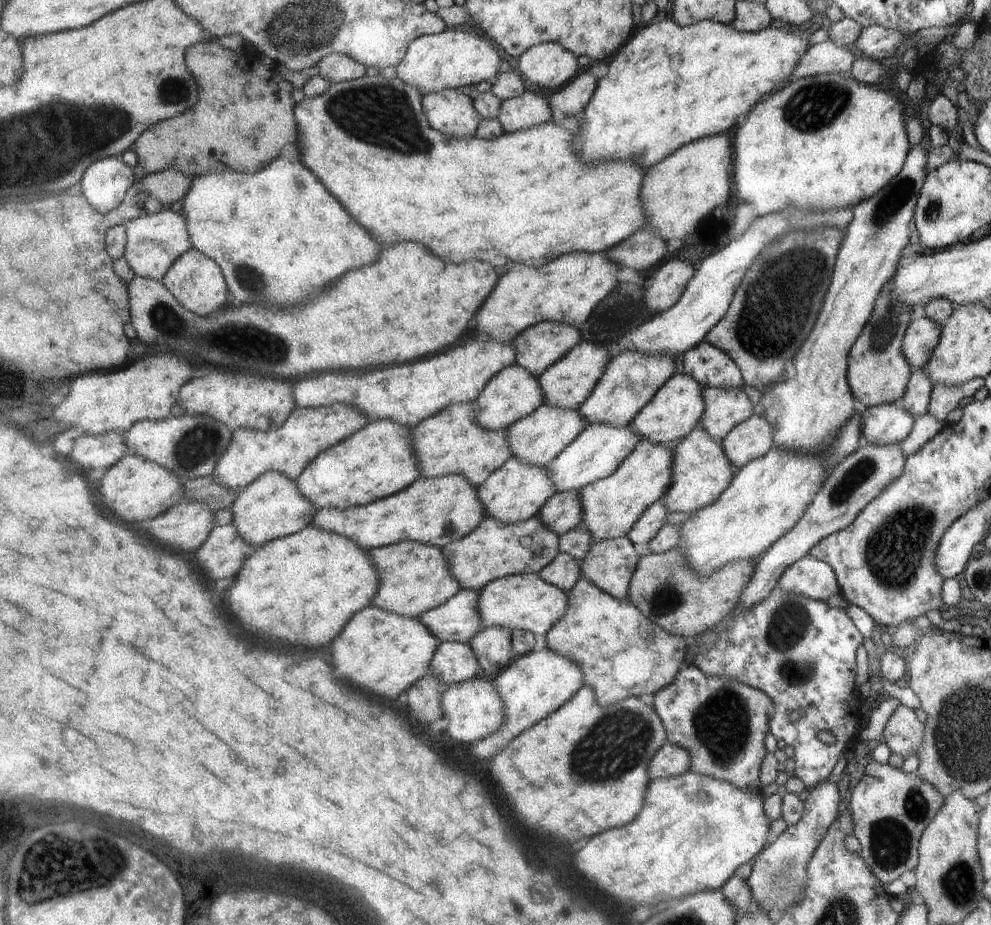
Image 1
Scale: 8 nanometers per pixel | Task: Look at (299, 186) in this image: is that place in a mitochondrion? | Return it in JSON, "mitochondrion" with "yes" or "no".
{"mitochondrion":"yes"}

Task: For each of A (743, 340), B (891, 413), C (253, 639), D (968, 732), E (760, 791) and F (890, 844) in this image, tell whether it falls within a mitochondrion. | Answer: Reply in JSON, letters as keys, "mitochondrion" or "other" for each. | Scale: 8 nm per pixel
{"A":"mitochondrion","B":"other","C":"other","D":"mitochondrion","E":"other","F":"mitochondrion"}

